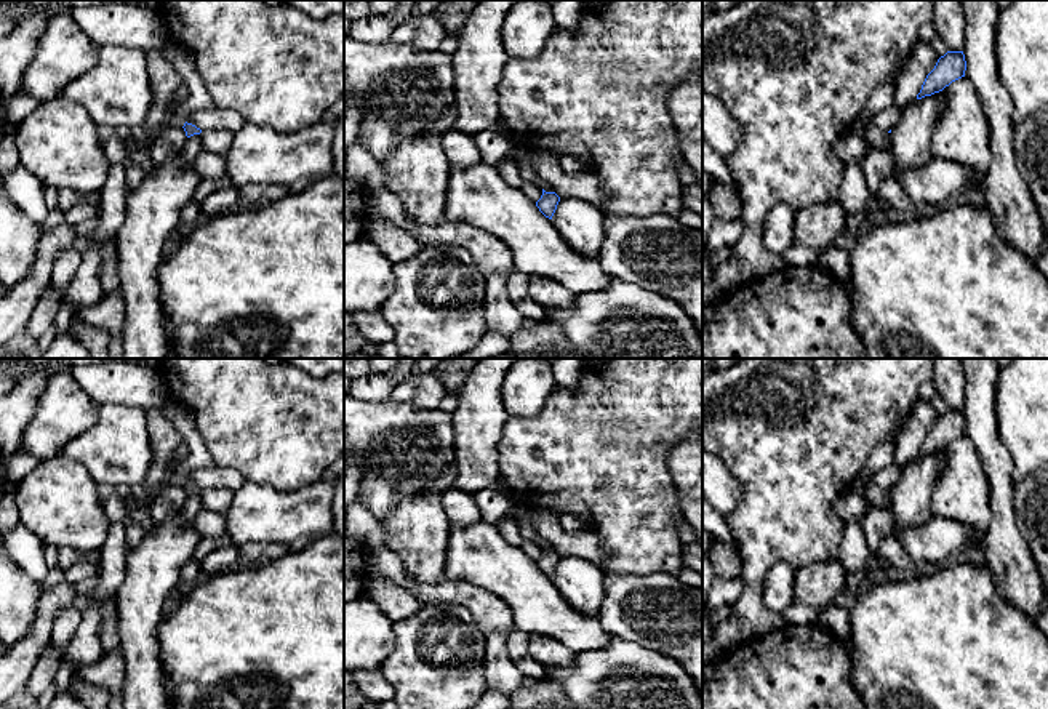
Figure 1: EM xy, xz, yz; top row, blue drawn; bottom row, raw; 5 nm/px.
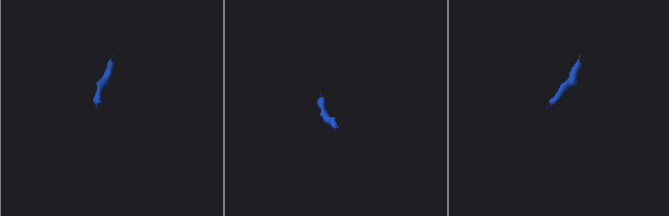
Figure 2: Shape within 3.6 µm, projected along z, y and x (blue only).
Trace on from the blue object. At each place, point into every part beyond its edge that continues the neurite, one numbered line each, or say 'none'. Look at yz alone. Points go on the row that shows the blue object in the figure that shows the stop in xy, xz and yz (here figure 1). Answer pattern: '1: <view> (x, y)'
none

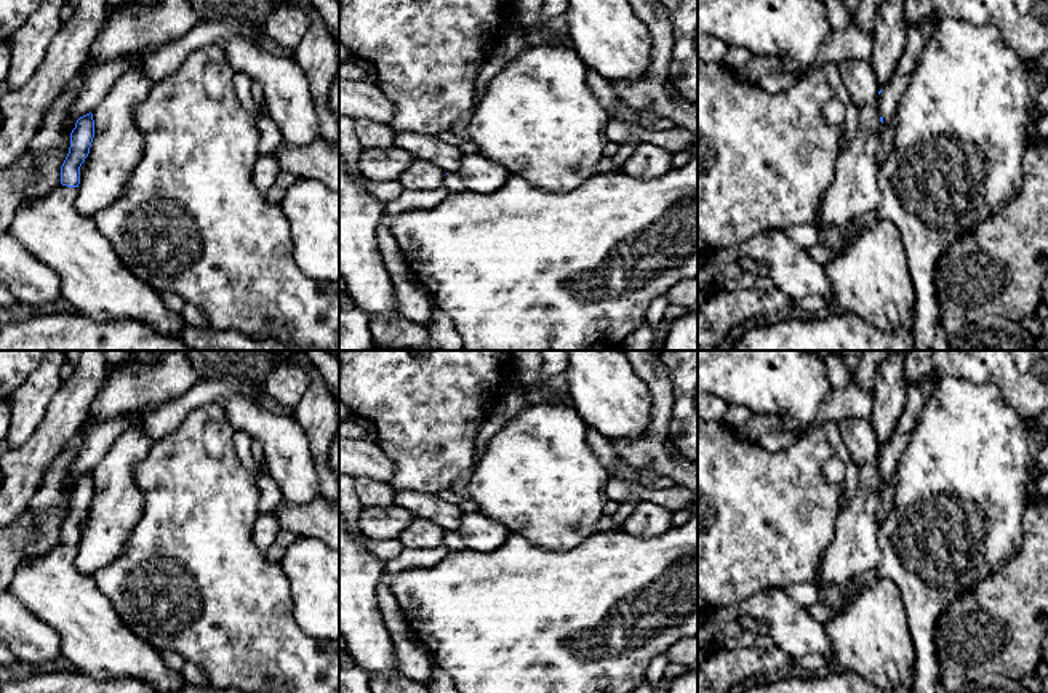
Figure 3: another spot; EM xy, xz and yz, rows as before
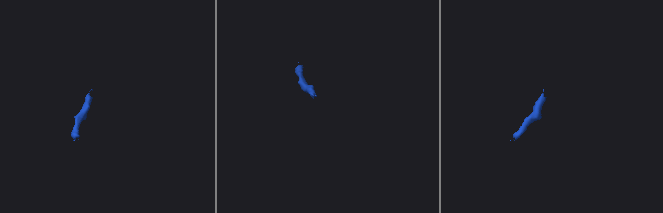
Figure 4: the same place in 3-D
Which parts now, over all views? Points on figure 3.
1: yz (917, 36)

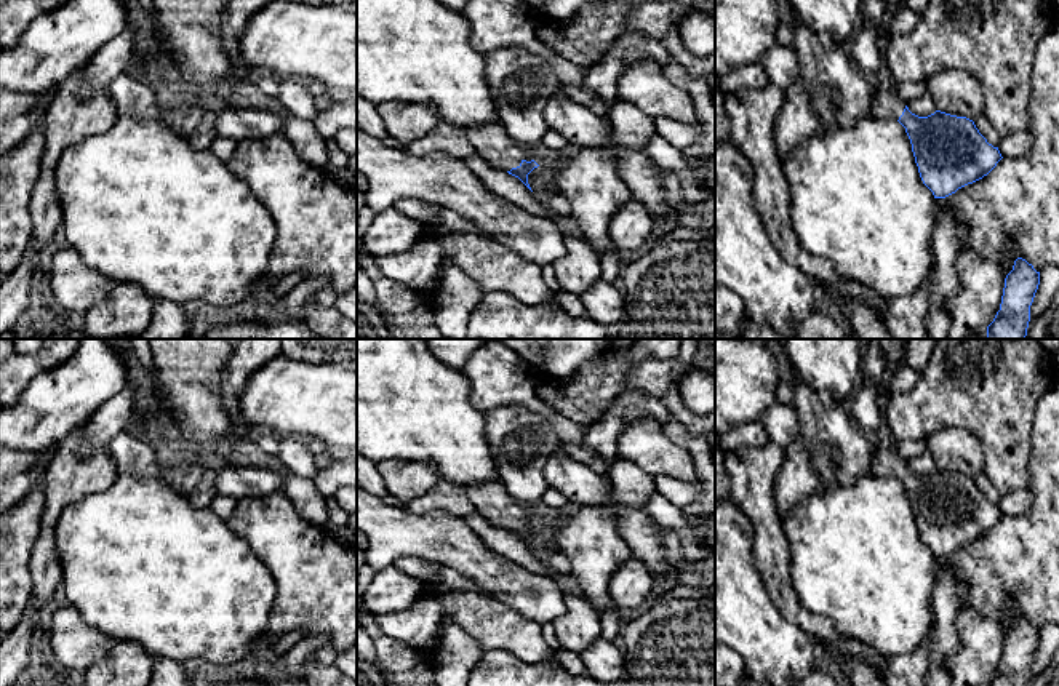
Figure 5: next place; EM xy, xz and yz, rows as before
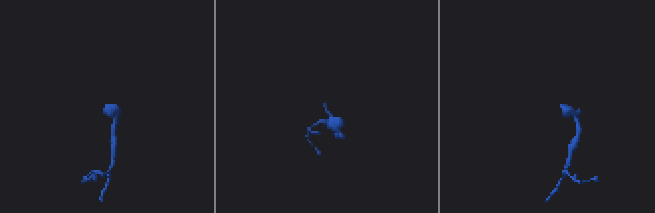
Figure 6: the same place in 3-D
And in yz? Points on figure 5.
1: yz (885, 104)

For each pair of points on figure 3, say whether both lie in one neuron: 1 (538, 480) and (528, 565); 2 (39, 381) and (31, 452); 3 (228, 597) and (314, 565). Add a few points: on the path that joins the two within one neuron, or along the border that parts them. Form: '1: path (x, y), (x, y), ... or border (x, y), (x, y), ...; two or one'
1: border (511, 532), (519, 532), (541, 546), (568, 549); two
2: border (50, 400), (42, 423), (16, 447); two
3: border (279, 562), (295, 612); two

